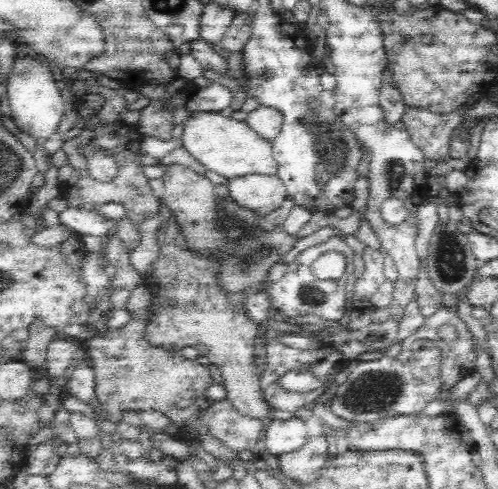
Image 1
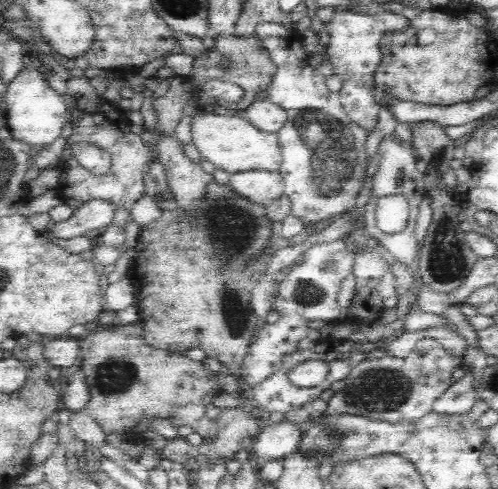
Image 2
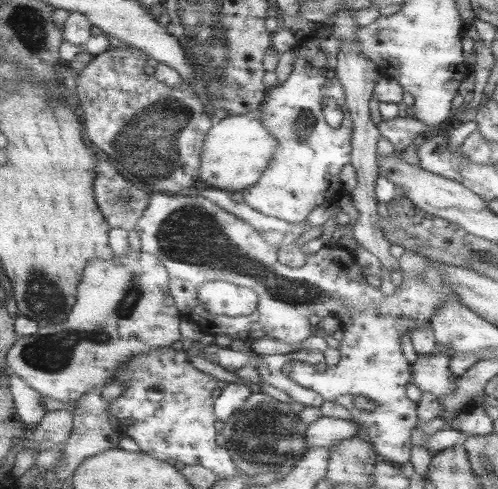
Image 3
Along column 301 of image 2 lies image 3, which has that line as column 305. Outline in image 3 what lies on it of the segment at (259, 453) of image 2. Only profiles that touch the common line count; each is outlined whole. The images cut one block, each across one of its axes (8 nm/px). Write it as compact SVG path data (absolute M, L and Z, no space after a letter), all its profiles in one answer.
M317 418L315 422L305 426L303 432L307 448L329 448L345 438L359 438L355 424L339 418Z

